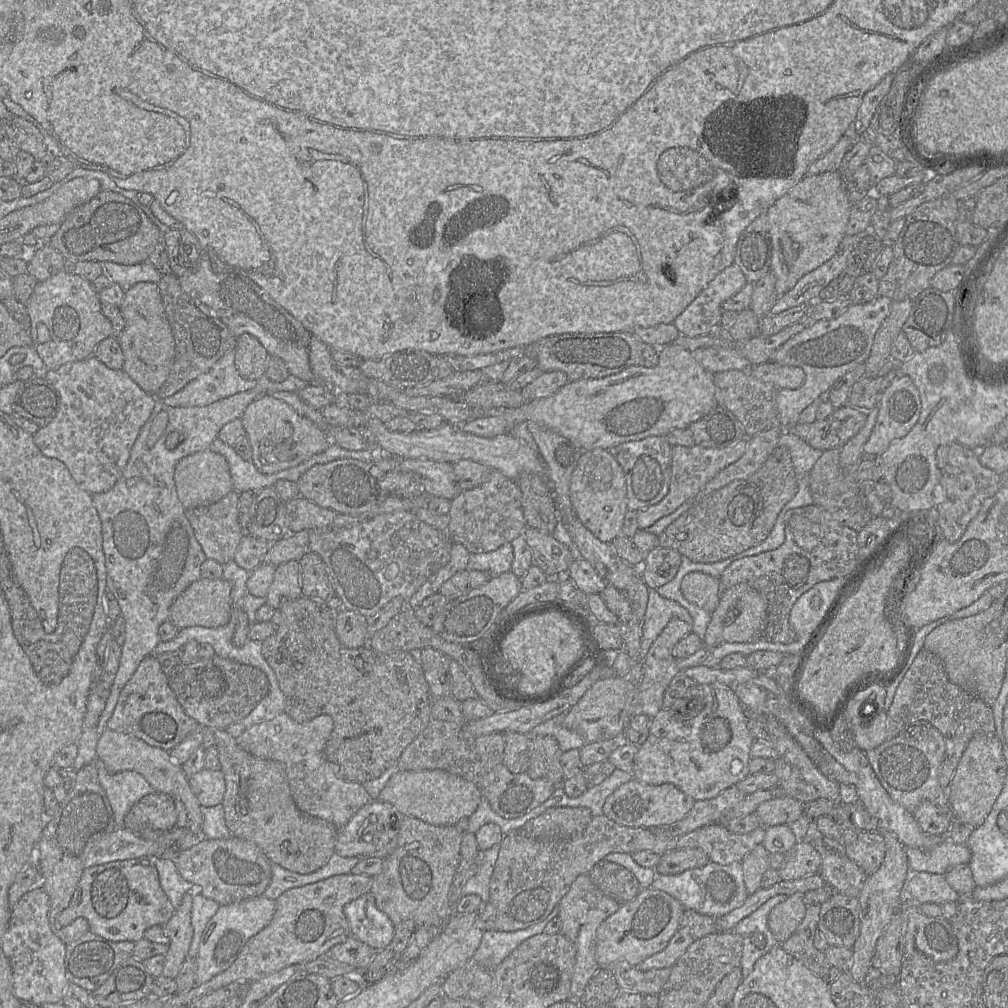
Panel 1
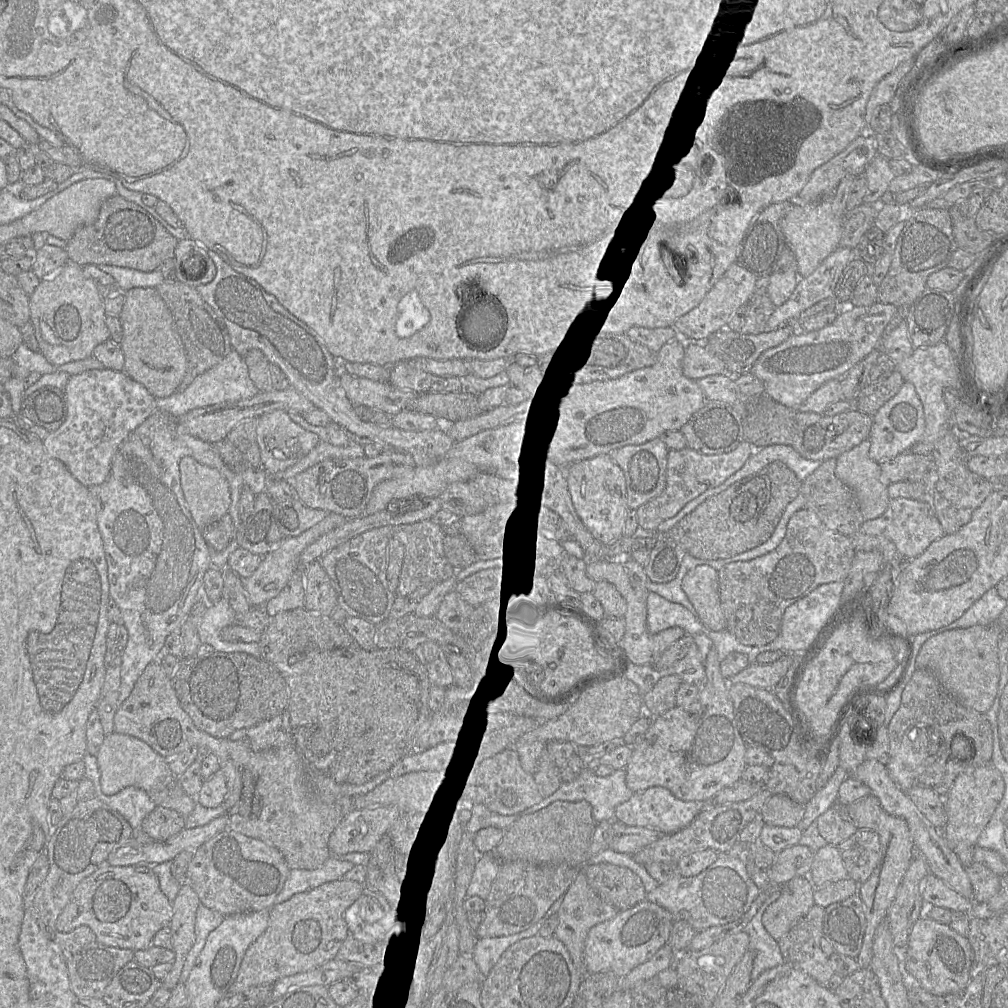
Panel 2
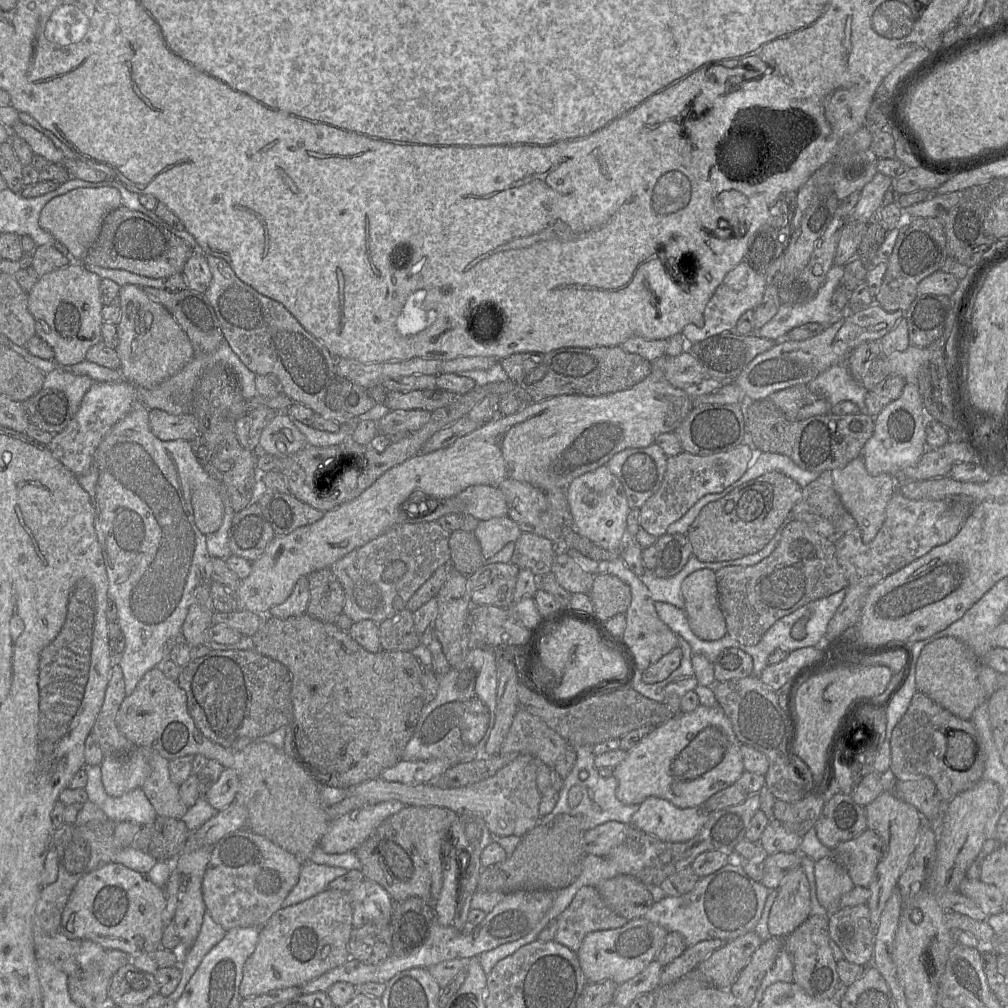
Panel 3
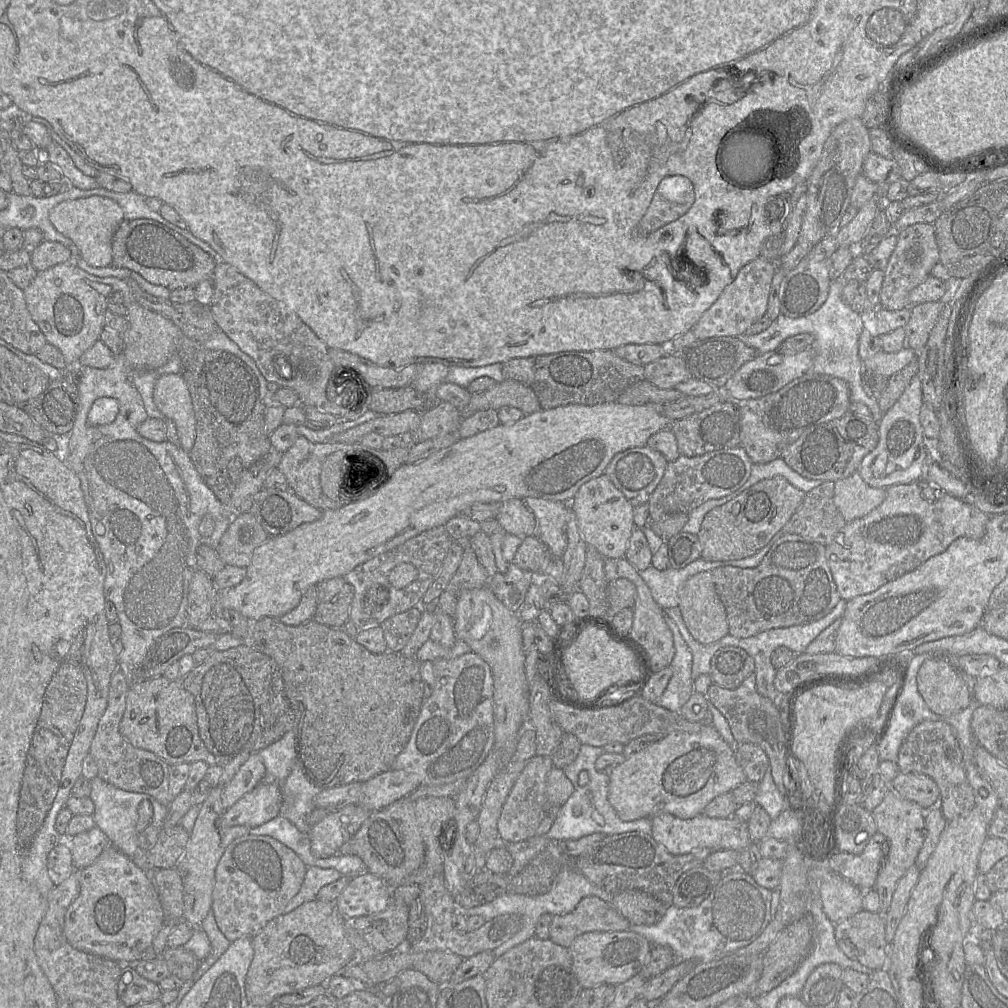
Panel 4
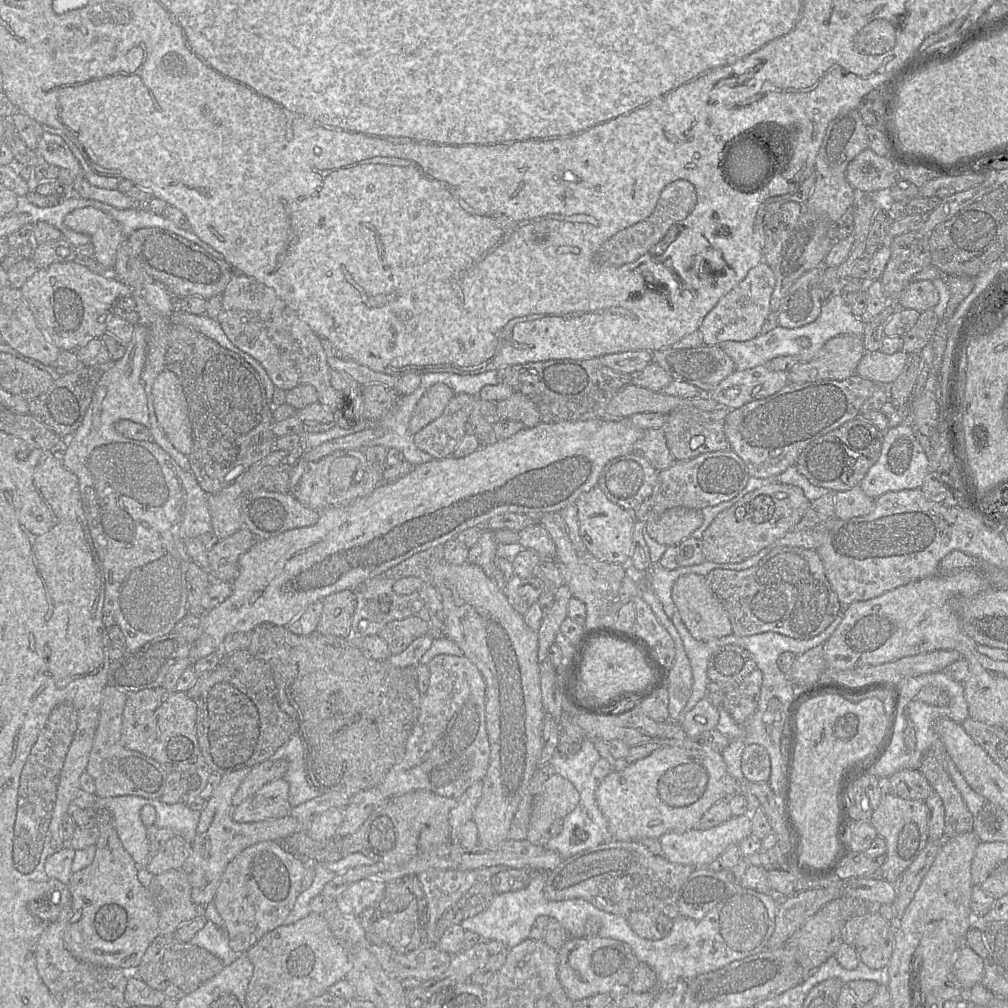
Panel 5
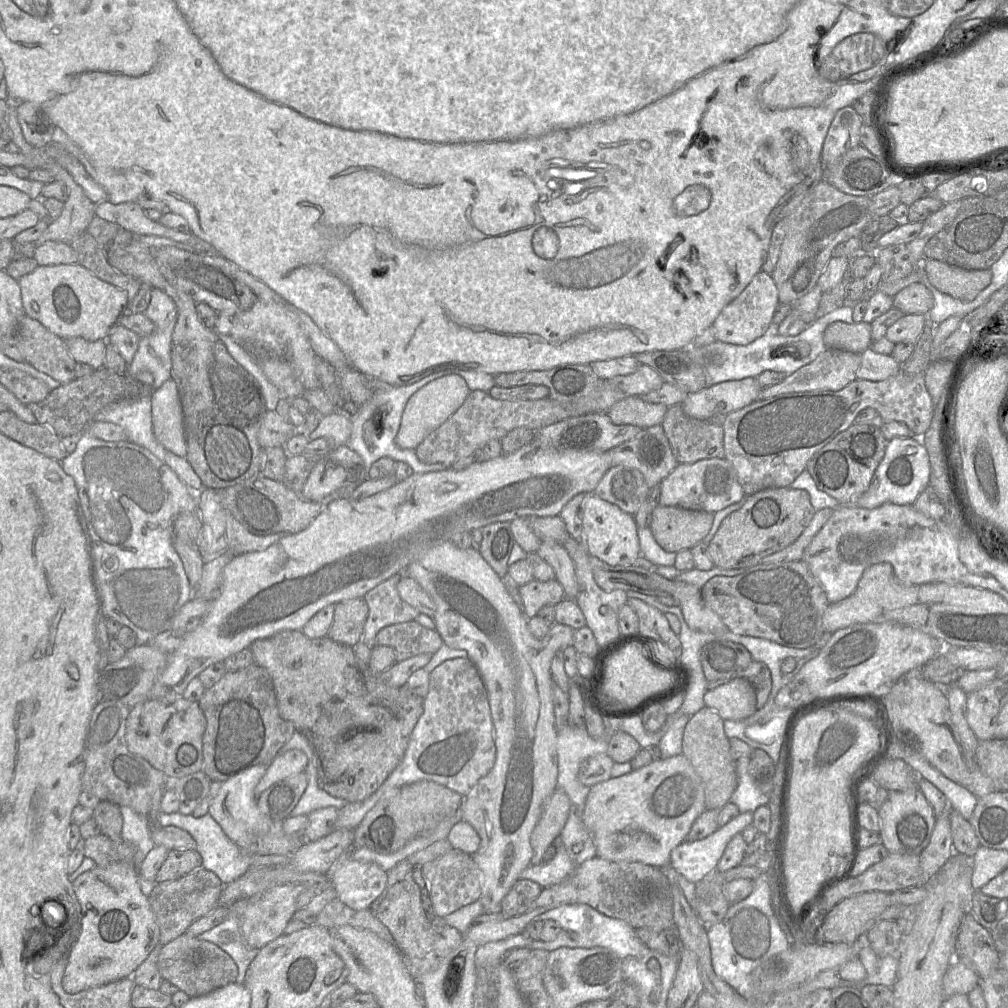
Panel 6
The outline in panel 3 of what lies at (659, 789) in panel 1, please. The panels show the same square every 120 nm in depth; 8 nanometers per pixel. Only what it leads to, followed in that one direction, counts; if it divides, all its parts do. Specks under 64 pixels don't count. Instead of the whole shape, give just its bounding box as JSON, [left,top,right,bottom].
[630,796,709,843]

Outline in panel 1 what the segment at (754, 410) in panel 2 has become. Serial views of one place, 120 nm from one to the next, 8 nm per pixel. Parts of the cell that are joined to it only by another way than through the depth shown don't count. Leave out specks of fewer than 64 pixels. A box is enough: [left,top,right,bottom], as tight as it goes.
[785,405,869,449]

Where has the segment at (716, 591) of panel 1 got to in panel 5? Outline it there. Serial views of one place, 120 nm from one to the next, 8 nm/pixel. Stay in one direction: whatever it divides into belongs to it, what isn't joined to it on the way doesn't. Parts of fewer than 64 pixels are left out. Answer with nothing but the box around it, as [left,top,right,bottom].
[672,574,732,641]

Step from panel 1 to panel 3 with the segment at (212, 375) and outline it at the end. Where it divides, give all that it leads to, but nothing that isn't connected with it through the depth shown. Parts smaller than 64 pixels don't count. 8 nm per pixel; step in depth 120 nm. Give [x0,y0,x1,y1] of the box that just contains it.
[137,340,257,415]

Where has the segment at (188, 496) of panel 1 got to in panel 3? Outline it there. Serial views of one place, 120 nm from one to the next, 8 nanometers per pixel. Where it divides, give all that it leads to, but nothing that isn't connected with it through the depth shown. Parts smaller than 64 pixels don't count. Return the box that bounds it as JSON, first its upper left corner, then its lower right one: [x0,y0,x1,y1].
[191,488,223,534]

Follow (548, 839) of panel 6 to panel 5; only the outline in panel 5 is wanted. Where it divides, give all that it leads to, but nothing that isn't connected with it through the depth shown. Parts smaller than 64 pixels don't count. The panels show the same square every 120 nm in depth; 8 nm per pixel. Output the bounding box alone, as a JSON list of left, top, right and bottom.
[526,773,579,844]

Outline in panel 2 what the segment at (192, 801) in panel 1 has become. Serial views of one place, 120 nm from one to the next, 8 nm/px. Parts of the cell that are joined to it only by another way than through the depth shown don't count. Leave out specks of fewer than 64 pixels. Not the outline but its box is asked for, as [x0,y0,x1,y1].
[97,733,174,795]

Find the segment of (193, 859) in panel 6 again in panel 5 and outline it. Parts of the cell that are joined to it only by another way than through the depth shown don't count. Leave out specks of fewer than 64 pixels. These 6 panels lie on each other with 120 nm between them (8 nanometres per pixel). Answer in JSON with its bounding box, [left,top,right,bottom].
[146,835,191,876]

